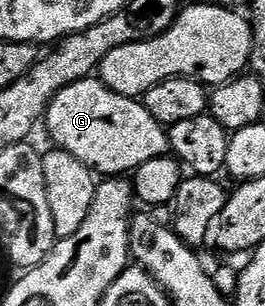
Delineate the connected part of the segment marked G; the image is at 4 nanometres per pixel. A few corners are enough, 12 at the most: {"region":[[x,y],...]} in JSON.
{"region":[[81,79],[46,106],[55,148],[102,177],[170,151],[145,102]]}

